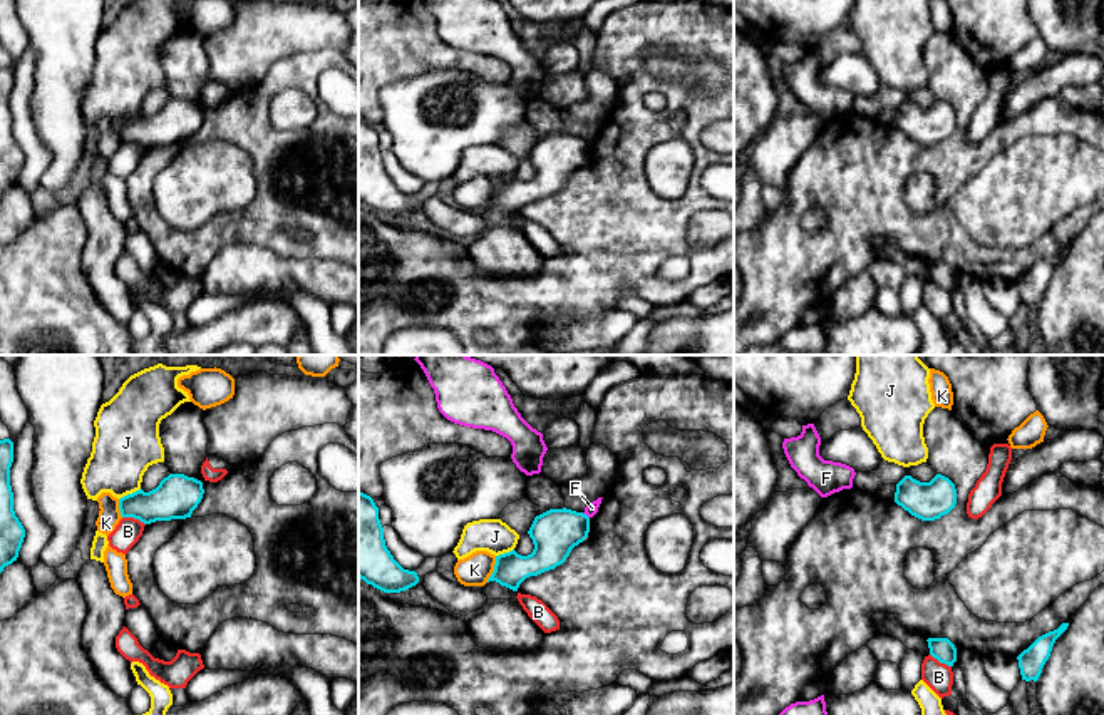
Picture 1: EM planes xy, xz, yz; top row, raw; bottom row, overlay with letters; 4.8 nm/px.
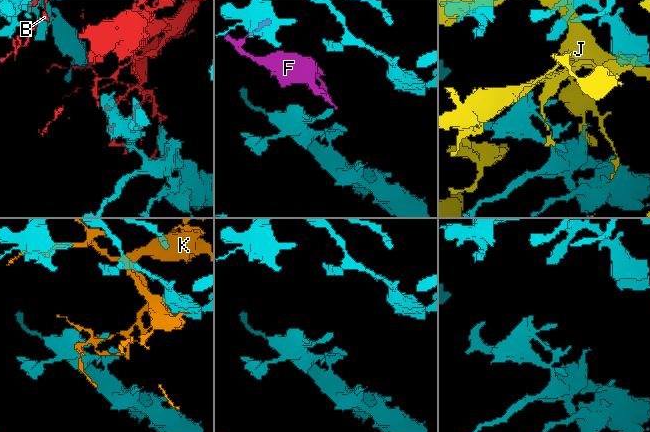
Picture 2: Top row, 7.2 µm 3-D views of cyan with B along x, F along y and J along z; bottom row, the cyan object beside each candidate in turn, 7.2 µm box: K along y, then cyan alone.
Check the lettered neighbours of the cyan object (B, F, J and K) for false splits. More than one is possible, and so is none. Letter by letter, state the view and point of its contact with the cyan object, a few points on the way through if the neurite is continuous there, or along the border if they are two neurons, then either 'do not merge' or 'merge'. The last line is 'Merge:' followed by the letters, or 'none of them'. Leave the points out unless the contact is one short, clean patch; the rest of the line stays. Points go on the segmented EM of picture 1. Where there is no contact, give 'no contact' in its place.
B: meets cyan in xy at (134, 518); do not merge
F: meets cyan in xz at (585, 514); border along xz (582, 513), (588, 518); do not merge
J: meets cyan in xy at (129, 494); do not merge
K: meets cyan in xz at (495, 570); border along xz (496, 556), (493, 573), (486, 581); do not merge
Merge: none of them

